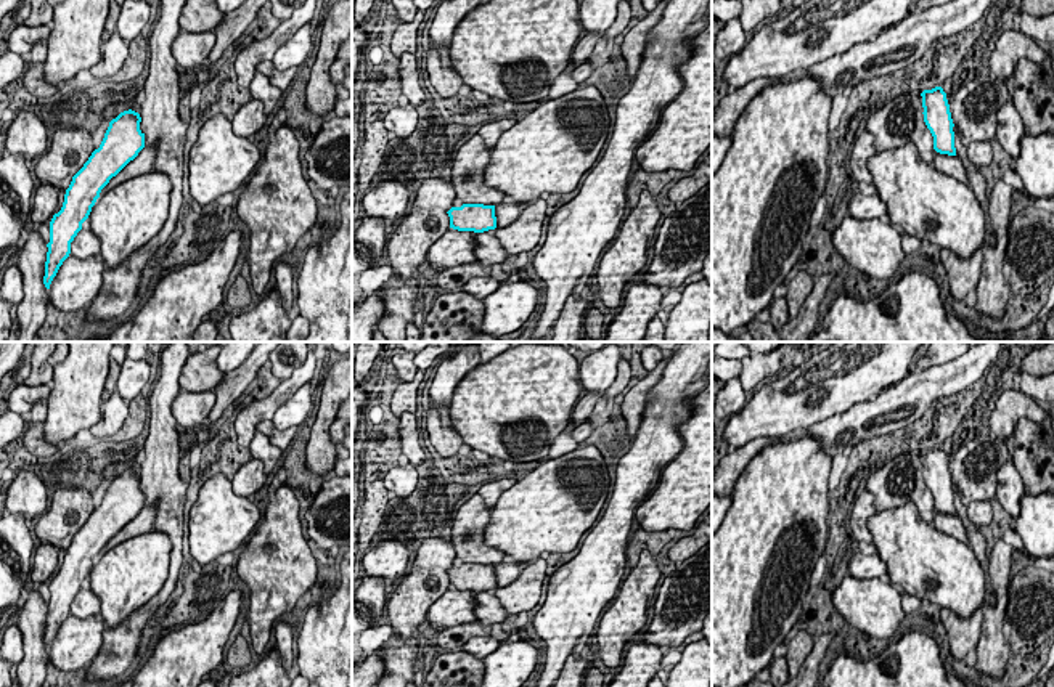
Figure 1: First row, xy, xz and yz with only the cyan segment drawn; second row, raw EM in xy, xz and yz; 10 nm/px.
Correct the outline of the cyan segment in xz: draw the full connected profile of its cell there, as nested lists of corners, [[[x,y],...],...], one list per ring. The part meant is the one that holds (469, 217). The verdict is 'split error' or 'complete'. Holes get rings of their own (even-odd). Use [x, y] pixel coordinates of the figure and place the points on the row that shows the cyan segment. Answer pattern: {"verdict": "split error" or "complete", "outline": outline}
{"verdict": "split error", "outline": [[[505,201],[496,205],[463,204],[461,207],[451,207],[447,213],[450,217],[450,228],[484,233],[511,225],[519,218],[525,207],[525,204]]]}

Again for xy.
{"verdict": "split error", "outline": [[[129,109],[109,122],[98,149],[72,177],[63,207],[50,222],[50,242],[43,284],[50,289],[59,266],[71,254],[71,242],[82,230],[96,199],[124,181],[154,170],[156,146],[145,144],[141,117]]]}

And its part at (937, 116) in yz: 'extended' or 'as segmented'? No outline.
extended

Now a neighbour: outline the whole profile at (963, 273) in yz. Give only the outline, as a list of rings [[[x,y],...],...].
[[[985,247],[977,249],[969,258],[961,258],[951,249],[942,249],[940,258],[948,273],[950,292],[954,300],[964,303],[966,295],[977,289]]]

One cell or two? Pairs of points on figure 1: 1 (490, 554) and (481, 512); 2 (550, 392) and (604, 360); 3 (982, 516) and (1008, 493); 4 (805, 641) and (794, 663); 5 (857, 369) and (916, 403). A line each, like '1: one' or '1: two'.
1: one
2: two
3: two
4: one
5: two

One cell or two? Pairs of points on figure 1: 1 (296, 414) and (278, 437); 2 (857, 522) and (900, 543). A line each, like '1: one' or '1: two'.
1: one
2: two

